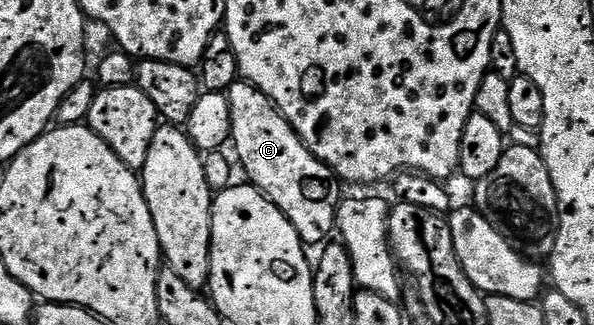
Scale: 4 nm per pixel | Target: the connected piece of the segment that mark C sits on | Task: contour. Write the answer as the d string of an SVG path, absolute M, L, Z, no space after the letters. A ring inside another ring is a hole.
M239 81L237 83L233 83L230 86L230 90L228 92L230 96L230 104L232 105L232 133L230 134L230 138L232 140L232 148L234 147L233 154L236 156L238 154L237 162L240 164L242 162L242 167L246 170L246 175L251 184L257 187L262 194L267 195L271 201L278 206L280 209L280 213L284 213L284 217L288 217L288 221L292 221L292 225L296 229L296 233L299 237L301 237L303 244L311 245L310 243L318 243L317 245L322 245L327 242L336 231L336 224L338 222L338 205L340 202L340 194L338 195L338 187L340 188L340 180L337 175L334 174L334 170L328 166L324 161L320 161L315 155L312 154L311 151L307 149L304 145L304 141L300 136L297 135L296 132L292 129L292 125L289 123L286 118L283 117L281 113L278 112L277 107L274 106L274 103L268 96L264 93L260 93L260 89L256 89L251 85L251 83L247 83L245 81Z

